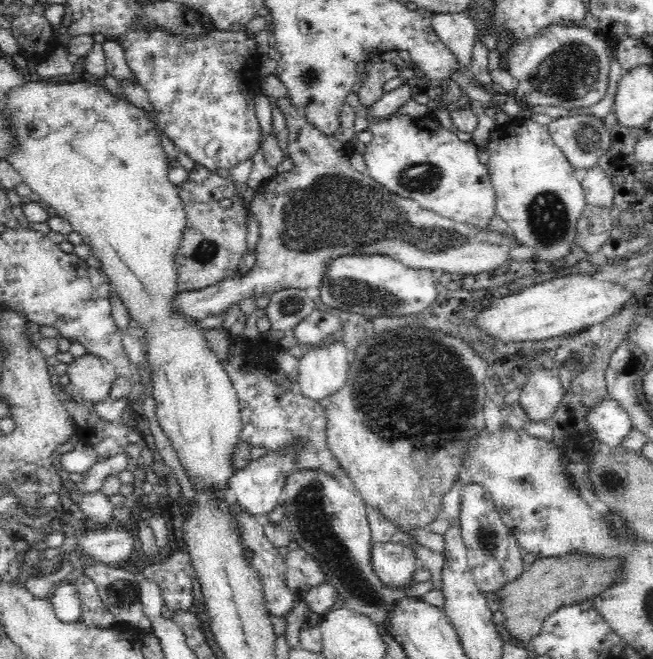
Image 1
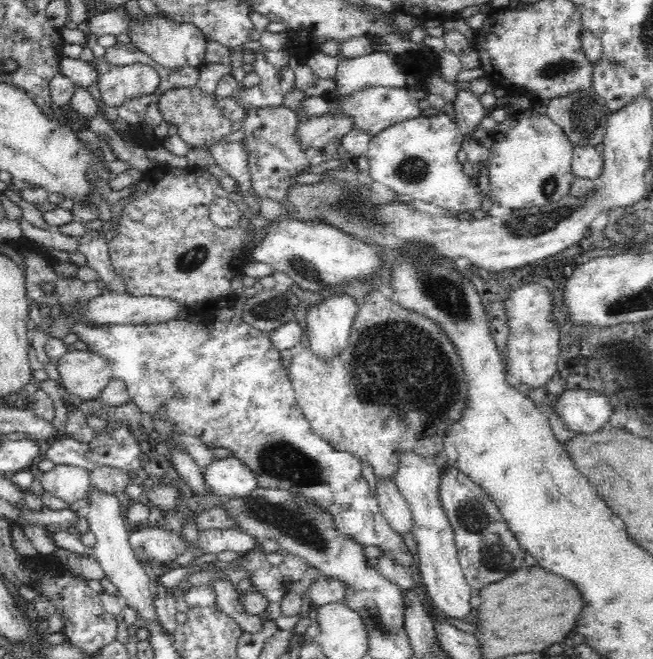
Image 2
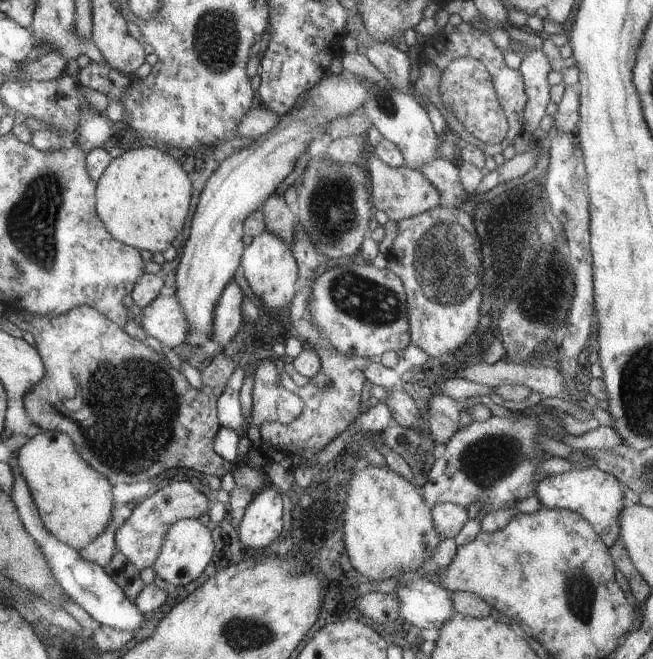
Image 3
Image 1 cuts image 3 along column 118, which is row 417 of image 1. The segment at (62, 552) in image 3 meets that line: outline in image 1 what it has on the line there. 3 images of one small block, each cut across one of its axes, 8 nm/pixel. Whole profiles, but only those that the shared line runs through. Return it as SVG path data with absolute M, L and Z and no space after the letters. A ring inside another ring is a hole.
M616 400L600 402L586 419L598 440L610 447L622 443L633 429L630 416Z

